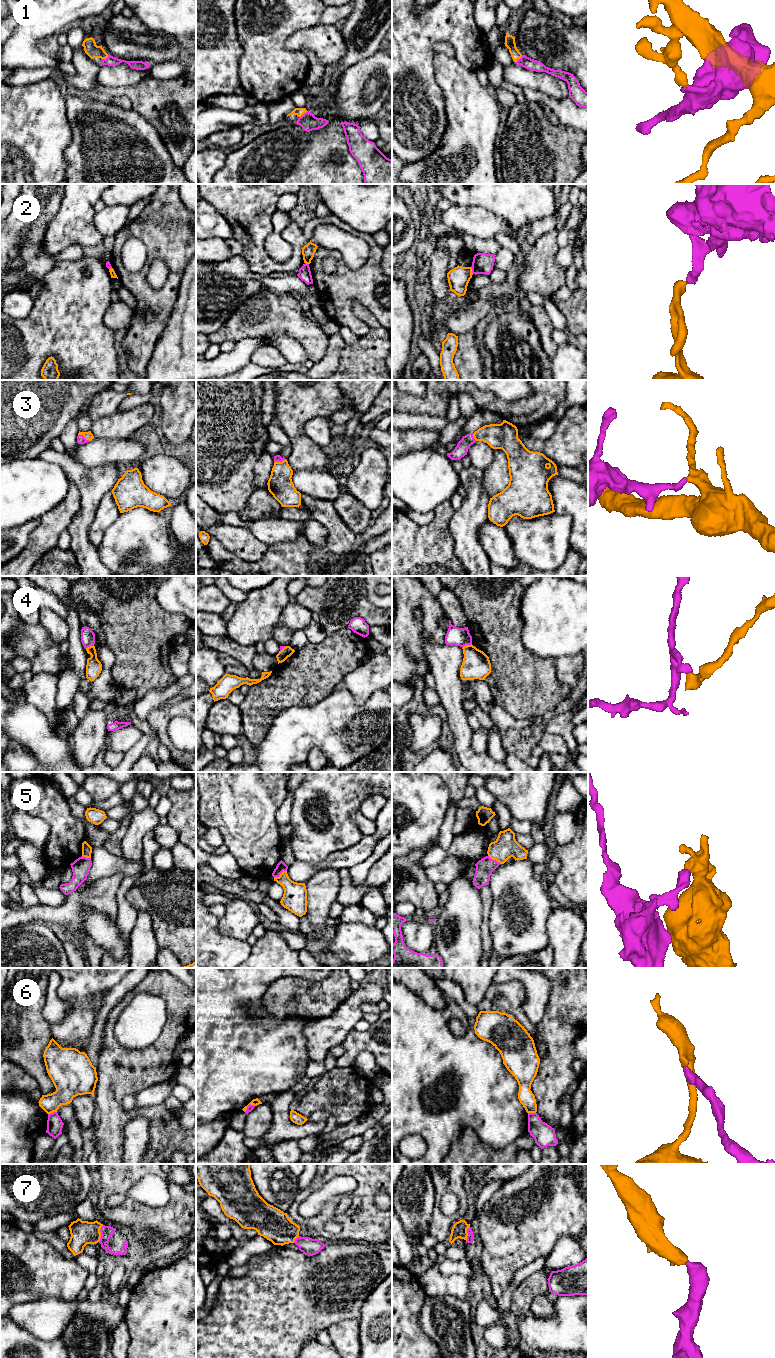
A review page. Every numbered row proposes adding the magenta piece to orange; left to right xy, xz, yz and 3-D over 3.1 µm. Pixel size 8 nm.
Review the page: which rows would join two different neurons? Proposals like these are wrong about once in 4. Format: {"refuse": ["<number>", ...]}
{"refuse": ["2", "4", "5", "6"]}

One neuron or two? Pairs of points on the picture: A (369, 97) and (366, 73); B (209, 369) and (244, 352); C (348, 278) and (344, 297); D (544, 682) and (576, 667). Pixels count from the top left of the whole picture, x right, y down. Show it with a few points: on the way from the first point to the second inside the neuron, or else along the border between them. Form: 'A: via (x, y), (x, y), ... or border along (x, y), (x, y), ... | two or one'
A: via (366, 91), (366, 79) | one
B: via (218, 367), (235, 360) | one
C: via (348, 283), (344, 287), (344, 292) | one
D: border along (556, 659), (556, 677), (568, 687), (566, 698) | two

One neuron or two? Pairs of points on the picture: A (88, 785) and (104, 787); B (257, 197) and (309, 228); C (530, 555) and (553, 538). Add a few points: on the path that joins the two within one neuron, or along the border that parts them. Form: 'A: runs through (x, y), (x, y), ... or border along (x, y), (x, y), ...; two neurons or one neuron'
A: runs through (92, 785), (100, 787); one neuron
B: border along (301, 228), (309, 240); two neurons
C: runs through (536, 549), (547, 540); one neuron

